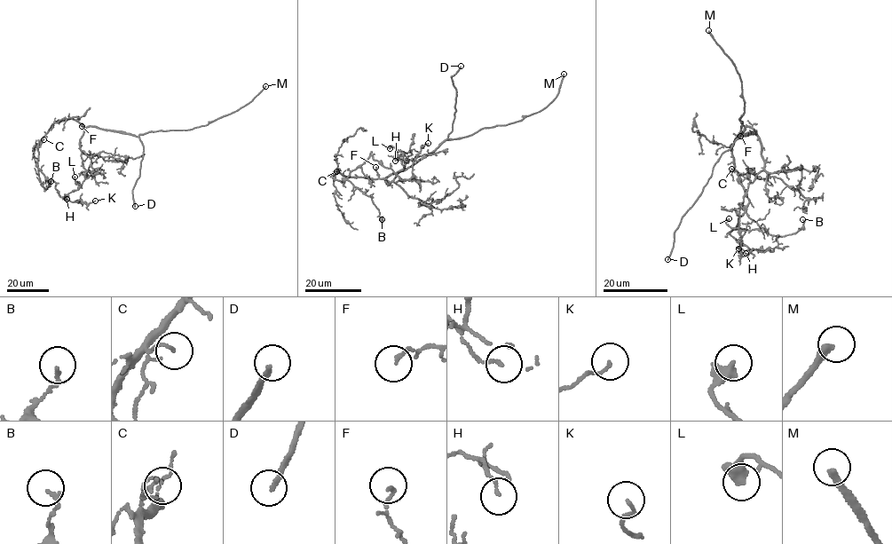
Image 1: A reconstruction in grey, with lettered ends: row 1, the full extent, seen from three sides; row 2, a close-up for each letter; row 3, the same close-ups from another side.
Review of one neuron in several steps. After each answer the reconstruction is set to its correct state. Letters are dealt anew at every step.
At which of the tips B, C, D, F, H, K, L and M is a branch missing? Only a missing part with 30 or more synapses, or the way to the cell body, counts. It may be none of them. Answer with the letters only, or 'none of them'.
D, M

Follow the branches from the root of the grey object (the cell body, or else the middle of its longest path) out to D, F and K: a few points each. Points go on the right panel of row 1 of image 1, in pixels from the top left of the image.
D: (754, 131), (740, 136), (714, 165), (700, 196), (682, 216), (667, 259)
F: (754, 131), (755, 134), (751, 132), (740, 136)
K: (754, 131), (744, 128), (733, 145), (749, 201), (730, 233), (752, 250), (771, 250), (743, 256), (738, 248)

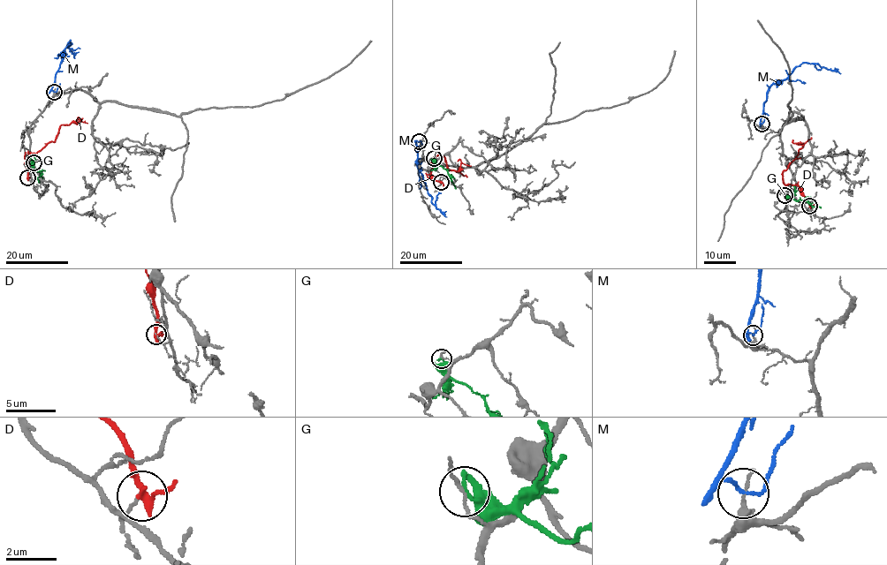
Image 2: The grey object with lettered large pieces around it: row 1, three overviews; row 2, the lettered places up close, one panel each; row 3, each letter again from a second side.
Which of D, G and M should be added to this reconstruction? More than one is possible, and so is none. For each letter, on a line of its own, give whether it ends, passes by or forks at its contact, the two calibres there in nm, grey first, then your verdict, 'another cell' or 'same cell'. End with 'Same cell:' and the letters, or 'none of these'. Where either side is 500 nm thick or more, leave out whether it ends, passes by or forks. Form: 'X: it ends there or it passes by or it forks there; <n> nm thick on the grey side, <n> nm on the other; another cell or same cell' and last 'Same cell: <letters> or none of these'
D: it passes by; 100 nm thick on the grey side, 260 nm on the other; another cell
G: it ends there; 90 nm thick on the grey side, 240 nm on the other; another cell
M: it passes by; 280 nm thick on the grey side, 100 nm on the other; another cell
Same cell: none of these

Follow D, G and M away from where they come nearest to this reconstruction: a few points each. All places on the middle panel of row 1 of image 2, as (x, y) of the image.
D: (441, 182), (430, 175), (431, 161), (436, 155), (443, 156), (447, 169), (458, 171), (461, 163), (471, 166)
G: (434, 158), (447, 170), (456, 188)
M: (419, 141), (414, 141), (413, 146), (418, 155), (416, 165), (427, 192), (432, 198), (432, 204), (446, 216)

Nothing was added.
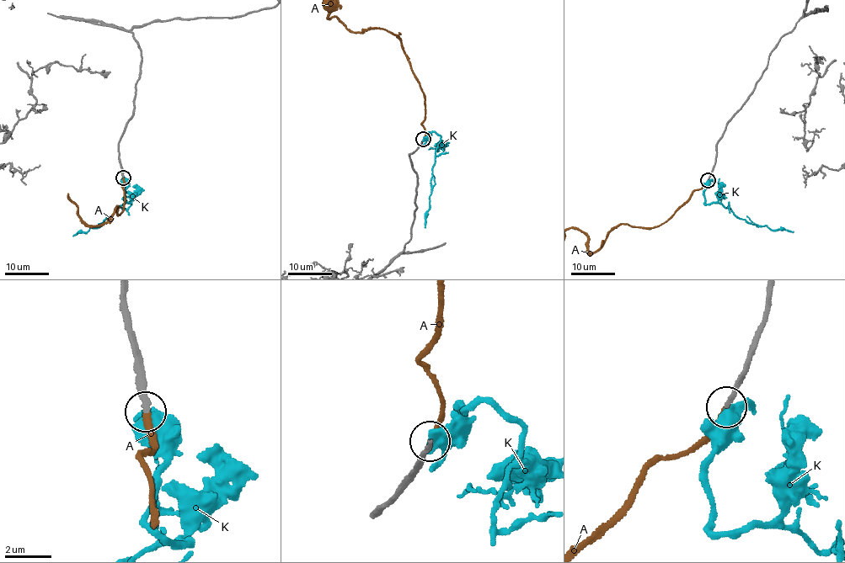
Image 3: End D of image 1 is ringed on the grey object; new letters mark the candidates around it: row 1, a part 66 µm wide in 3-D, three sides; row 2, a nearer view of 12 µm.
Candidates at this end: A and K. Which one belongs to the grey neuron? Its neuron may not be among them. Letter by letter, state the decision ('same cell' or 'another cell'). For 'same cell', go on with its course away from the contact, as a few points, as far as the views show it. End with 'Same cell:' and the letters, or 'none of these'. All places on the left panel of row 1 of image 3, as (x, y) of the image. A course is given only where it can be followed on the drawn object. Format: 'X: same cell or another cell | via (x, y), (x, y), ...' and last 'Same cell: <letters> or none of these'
A: same cell
K: another cell
Same cell: A

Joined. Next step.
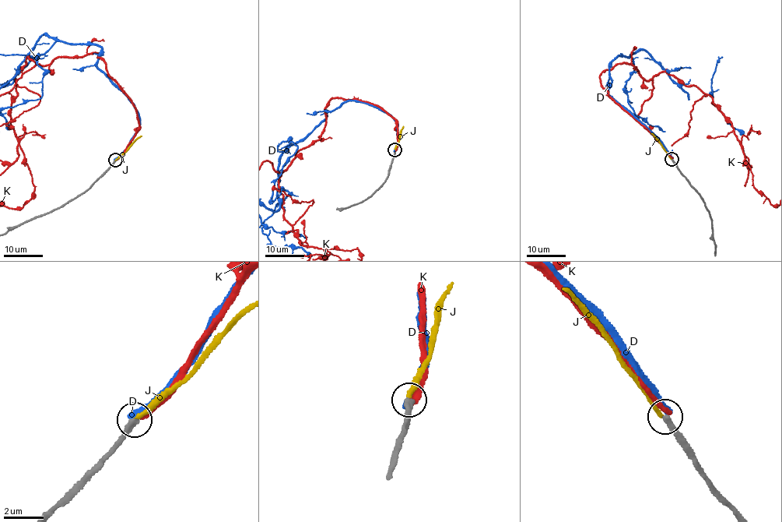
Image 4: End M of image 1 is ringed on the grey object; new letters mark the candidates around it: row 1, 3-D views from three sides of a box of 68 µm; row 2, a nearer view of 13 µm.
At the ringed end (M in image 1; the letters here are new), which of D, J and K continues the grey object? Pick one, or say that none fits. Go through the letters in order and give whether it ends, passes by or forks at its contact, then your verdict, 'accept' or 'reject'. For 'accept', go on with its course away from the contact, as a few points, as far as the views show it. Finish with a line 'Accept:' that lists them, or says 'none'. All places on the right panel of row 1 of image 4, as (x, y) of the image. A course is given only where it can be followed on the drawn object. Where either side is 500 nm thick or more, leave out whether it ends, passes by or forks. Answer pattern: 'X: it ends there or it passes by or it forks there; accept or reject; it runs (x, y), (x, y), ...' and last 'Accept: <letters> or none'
D: it ends there; reject
J: it ends there; reject
K: it ends there; reject
Accept: none

